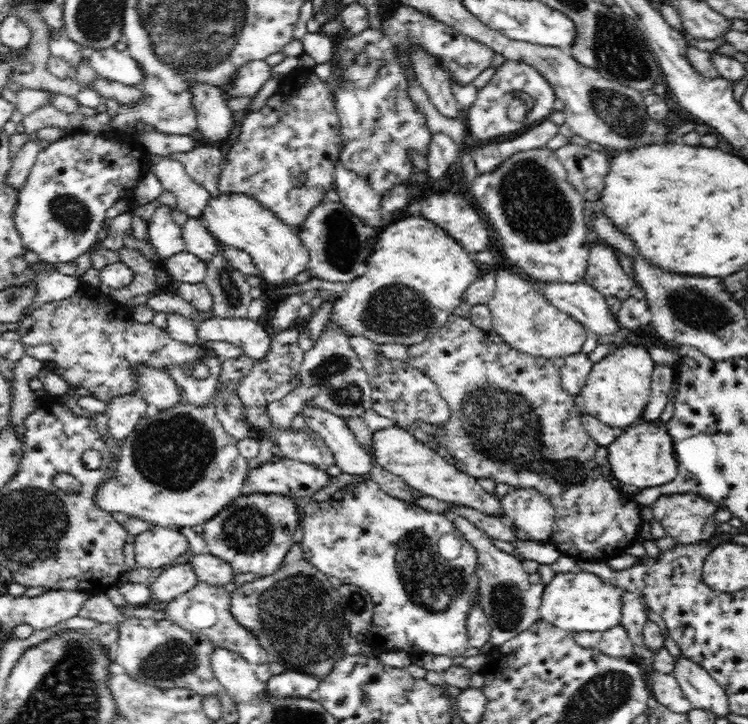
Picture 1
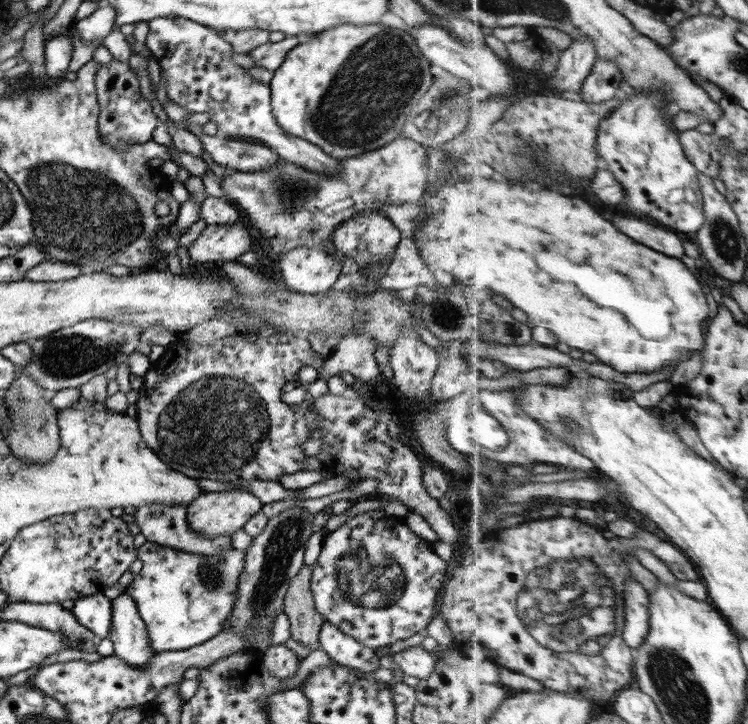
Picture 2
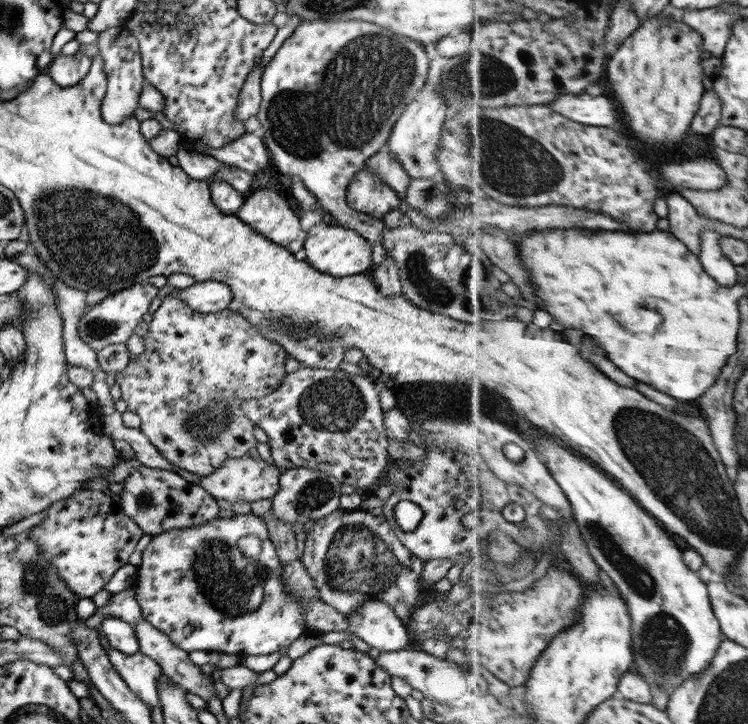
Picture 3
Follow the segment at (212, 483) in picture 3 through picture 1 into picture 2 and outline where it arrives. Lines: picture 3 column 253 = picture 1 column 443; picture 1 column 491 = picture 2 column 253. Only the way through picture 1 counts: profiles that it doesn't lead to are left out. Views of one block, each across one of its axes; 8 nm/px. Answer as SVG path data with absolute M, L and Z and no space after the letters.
M204 491L186 506L187 525L191 531L201 537L218 537L233 534L262 507L261 502L252 493L240 491Z

